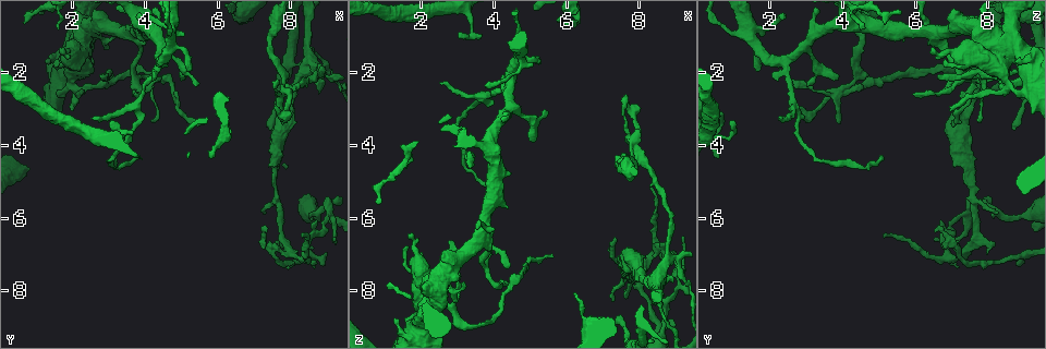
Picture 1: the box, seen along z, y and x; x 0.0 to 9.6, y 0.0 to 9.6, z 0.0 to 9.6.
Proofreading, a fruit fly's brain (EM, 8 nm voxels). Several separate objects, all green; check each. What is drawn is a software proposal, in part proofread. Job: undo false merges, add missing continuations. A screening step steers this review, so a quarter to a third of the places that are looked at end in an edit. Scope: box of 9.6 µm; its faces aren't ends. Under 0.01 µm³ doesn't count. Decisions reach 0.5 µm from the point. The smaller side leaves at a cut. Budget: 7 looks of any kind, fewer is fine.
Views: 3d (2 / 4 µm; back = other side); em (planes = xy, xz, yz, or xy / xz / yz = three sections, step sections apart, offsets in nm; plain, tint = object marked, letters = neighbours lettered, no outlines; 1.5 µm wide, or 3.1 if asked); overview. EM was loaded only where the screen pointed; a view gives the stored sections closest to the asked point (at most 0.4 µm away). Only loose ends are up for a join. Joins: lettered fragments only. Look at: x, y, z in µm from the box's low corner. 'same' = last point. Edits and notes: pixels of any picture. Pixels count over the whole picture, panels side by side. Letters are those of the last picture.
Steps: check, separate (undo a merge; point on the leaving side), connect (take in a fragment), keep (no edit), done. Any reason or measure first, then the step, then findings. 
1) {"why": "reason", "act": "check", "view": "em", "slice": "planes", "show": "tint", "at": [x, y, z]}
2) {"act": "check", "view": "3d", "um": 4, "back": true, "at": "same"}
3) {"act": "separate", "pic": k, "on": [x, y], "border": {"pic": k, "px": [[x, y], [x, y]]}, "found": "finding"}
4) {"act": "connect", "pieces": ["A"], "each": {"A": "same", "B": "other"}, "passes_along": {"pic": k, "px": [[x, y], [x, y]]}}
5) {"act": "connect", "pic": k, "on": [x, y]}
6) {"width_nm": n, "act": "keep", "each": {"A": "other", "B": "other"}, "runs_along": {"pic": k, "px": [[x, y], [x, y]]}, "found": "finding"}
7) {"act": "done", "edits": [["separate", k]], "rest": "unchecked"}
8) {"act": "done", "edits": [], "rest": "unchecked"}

{"why": "sudden change in width", "act": "check", "view": "em", "slice": "xy", "step": 4, "show": "letters", "at": [7.60, 5.15, 7.50]}

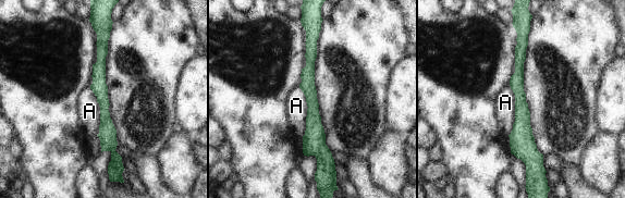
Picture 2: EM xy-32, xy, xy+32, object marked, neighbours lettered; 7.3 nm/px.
{"act": "keep", "each": {"A": "other"}, "runs_along": {"pic": 2, "px": [[99, 27], [99, 88], [115, 157]]}, "found": "all the same neuron"}

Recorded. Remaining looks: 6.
{"why": "thin end", "act": "check", "view": "em", "slice": "planes", "show": "plain", "at": [2.80, 2.15, 6.65]}

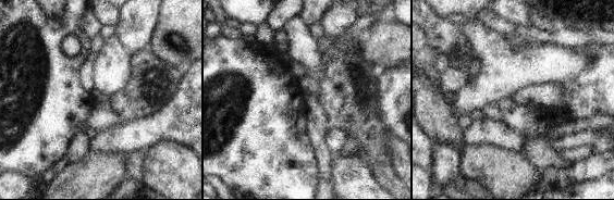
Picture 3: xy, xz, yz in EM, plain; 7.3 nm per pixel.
{"act": "check", "view": "em", "slice": "planes", "show": "letters", "at": "same"}

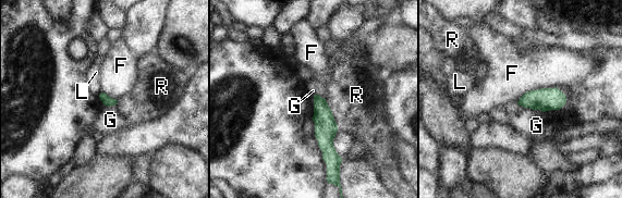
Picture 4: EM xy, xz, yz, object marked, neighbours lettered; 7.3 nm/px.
{"act": "keep", "each": {"F": "other", "G": "other", "L": "other", "R": "other"}, "border": {"pic": 4, "px": [[517, 103], [545, 112]]}, "found": "none of them fits"}

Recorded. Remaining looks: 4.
{"why": "sharp bend", "act": "check", "view": "em", "slice": "planes", "show": "plain", "at": [4.30, 2.20, 8.05]}

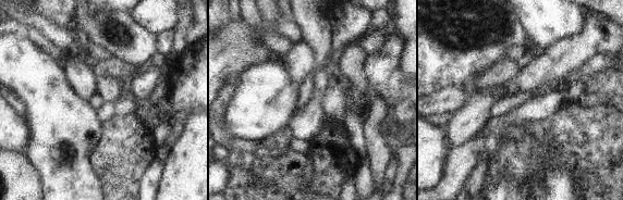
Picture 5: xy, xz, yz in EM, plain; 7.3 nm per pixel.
{"act": "check", "view": "em", "slice": "planes", "show": "tint", "at": "same"}

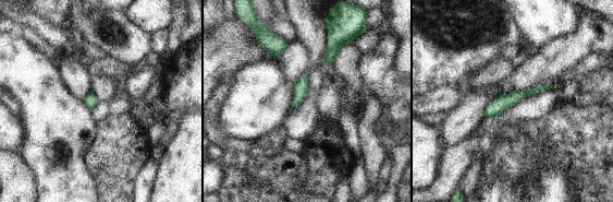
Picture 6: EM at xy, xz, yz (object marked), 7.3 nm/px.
{"act": "check", "view": "em", "slice": "planes", "show": "letters", "at": "same"}

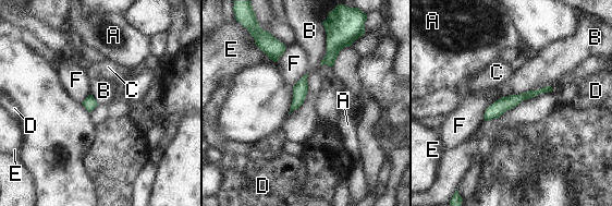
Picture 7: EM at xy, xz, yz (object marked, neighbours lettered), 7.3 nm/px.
{"width_nm": 110, "act": "keep", "each": {"A": "other", "B": "other", "C": "other", "D": "other", "E": "other", "F": "other"}, "found": "all the same neuron"}

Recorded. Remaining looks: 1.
{"act": "done", "edits": [], "rest": "unchecked"}

